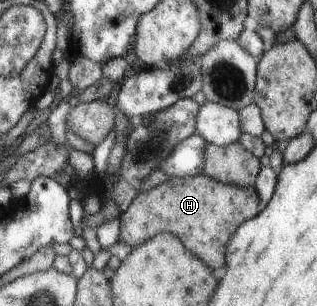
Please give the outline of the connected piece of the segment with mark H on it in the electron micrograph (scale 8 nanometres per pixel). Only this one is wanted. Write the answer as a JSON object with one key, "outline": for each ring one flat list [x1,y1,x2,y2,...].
{"outline":[[202,174,168,178,161,185,140,192,120,215,118,241,131,247,149,240,160,232,170,232,186,241,196,257,202,257,210,269,224,263,224,245,242,223,256,216,258,196,254,187,226,184]]}

